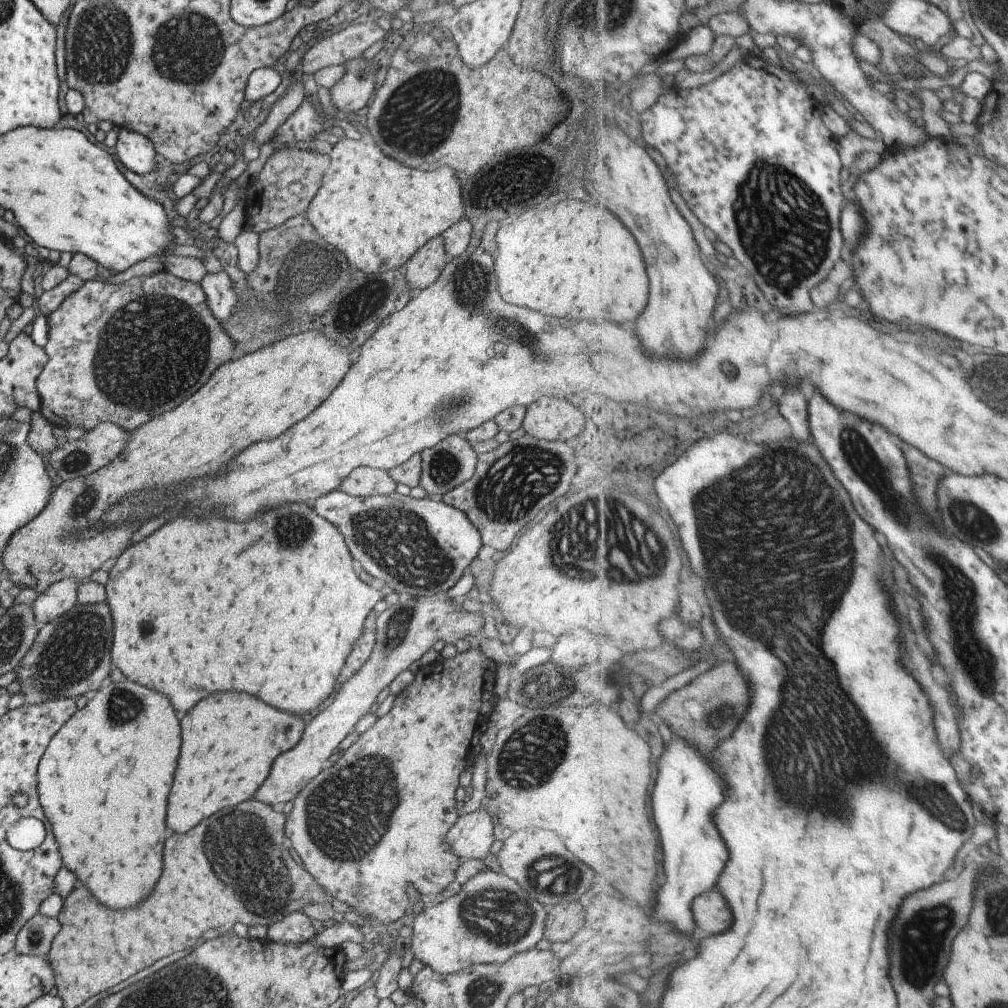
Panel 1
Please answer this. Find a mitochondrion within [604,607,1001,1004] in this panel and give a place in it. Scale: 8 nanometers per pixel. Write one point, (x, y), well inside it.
(922, 936)

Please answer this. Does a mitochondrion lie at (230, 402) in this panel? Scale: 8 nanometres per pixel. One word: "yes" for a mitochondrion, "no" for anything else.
no

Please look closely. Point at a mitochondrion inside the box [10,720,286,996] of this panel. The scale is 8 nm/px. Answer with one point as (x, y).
(35, 938)

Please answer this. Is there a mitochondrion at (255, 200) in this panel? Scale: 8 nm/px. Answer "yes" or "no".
no

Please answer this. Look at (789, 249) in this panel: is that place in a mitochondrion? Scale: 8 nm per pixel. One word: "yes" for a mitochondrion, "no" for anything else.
yes

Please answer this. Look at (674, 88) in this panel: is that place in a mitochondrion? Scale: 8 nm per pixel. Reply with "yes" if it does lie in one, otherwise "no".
no

